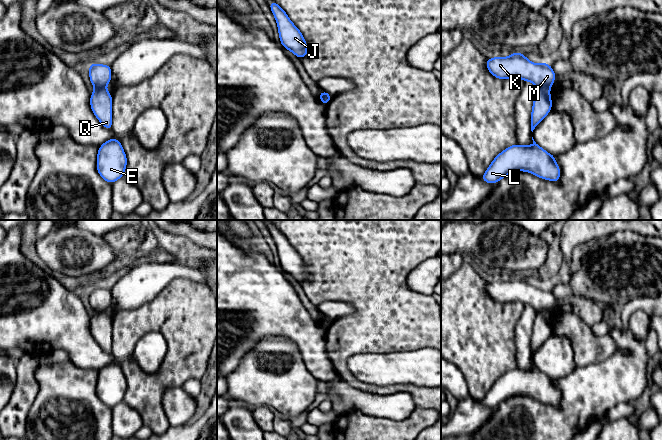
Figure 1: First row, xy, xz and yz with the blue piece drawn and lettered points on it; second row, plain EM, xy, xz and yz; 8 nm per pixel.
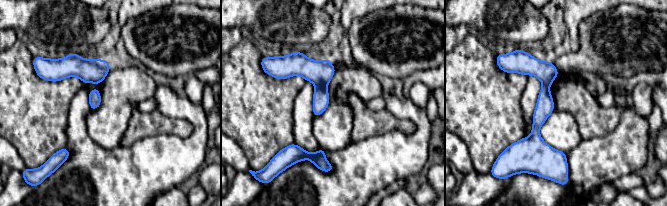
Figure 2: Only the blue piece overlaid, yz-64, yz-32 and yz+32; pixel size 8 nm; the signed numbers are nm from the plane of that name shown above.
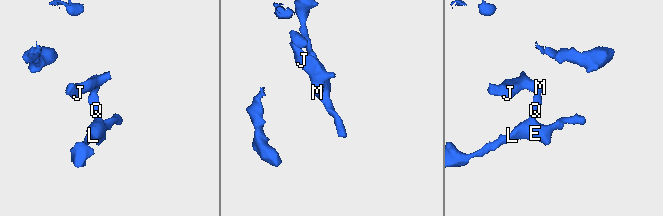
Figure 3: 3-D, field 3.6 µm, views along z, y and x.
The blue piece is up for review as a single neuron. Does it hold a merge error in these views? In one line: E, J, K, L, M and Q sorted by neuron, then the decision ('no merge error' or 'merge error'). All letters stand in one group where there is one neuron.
groups E L Q / J K M; merge error

